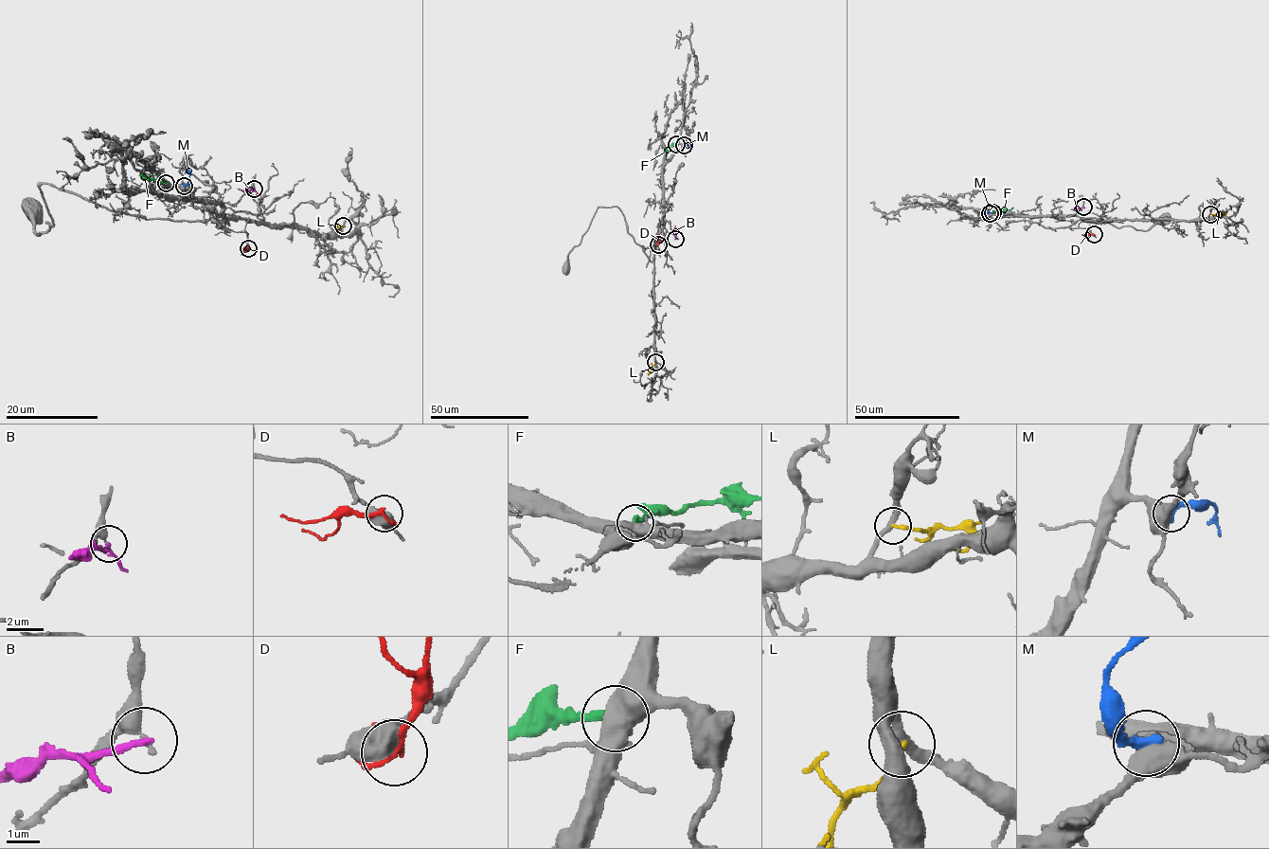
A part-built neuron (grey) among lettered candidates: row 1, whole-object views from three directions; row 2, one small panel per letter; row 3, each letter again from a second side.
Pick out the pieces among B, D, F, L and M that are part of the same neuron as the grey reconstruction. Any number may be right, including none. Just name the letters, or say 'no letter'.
no letter

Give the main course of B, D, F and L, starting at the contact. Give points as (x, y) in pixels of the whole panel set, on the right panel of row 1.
B: (1083, 207), (1071, 209)
D: (1094, 234), (1081, 234)
F: (992, 212), (1011, 207)
L: (1210, 214), (1226, 213)

